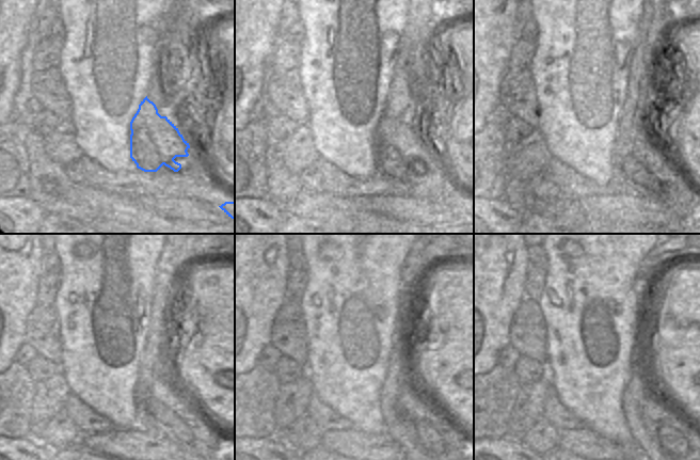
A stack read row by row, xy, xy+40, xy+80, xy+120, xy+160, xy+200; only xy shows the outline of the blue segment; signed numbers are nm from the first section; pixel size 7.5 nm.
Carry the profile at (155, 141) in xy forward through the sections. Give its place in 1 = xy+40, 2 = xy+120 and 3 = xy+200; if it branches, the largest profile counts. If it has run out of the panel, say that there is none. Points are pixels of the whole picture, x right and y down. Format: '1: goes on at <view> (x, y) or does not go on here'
1: goes on at xy+40 (400, 146)
2: goes on at xy+120 (205, 447)
3: goes on at xy+200 (675, 439)

